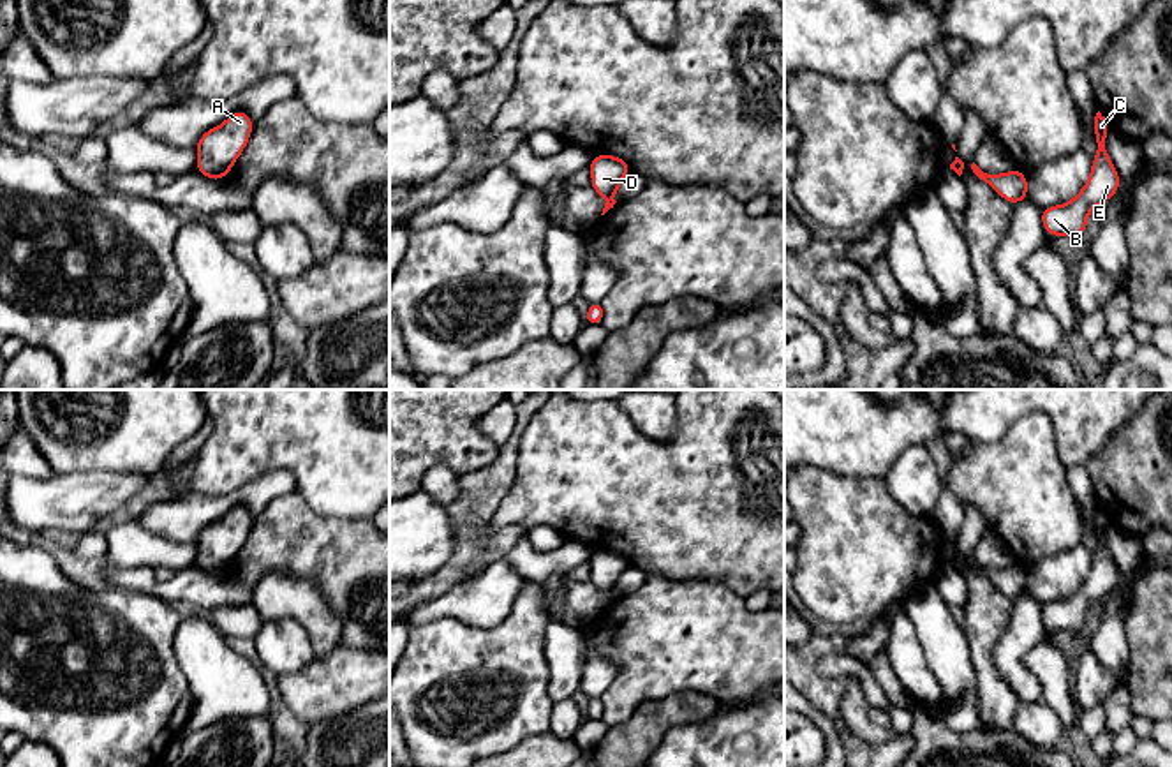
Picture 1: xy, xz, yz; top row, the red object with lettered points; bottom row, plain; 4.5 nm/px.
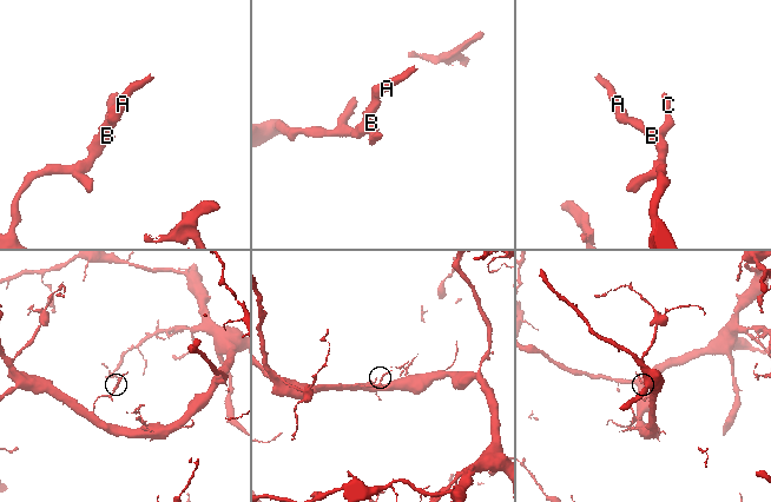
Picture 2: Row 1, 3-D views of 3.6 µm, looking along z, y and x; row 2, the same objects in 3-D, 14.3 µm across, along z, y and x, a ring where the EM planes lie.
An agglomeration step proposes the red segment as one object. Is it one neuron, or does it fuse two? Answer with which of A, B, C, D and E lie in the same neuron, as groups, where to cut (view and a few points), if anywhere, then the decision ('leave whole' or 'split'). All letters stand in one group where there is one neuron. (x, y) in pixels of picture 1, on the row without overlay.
A B C D E; no cut; leave whole

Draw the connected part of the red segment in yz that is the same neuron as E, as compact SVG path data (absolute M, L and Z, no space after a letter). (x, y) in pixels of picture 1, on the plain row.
M1098 506L1094 511L1094 538L1098 547L1091 559L1091 571L1072 596L1050 603L1040 603L1042 619L1047 629L1070 633L1082 631L1089 607L1117 587L1121 575L1105 543L1105 531L1109 527L1109 518Z

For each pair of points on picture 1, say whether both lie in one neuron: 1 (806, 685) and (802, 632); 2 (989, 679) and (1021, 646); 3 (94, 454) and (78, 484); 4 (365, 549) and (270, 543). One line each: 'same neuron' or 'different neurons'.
1: different neurons
2: different neurons
3: different neurons
4: same neuron

